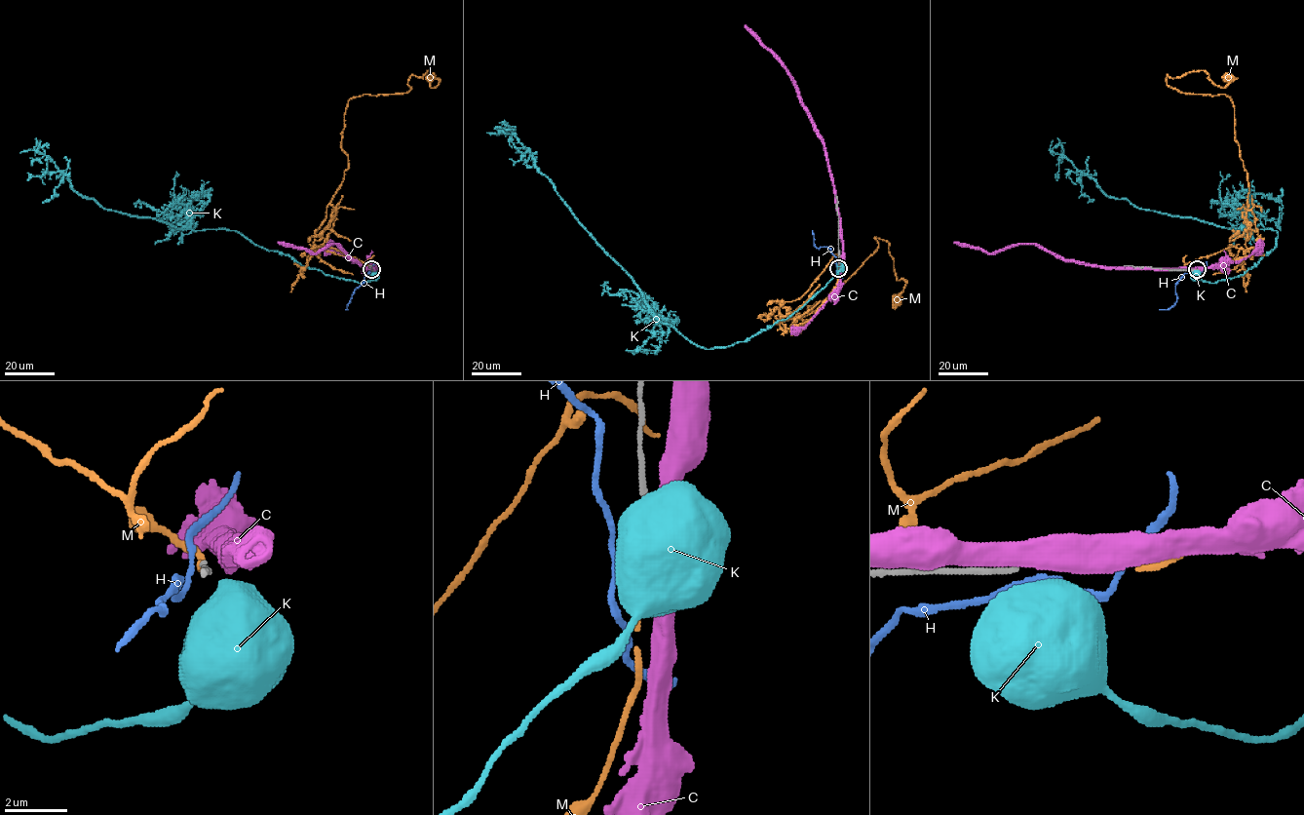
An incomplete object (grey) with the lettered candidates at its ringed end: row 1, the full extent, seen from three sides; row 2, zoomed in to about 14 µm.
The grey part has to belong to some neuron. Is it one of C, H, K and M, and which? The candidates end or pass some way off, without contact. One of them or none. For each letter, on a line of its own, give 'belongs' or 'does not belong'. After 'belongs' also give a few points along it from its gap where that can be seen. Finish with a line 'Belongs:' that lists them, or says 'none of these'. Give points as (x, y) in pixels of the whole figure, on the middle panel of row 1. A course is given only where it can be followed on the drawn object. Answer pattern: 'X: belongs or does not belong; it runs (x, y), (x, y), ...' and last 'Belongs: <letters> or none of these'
C: does not belong
H: does not belong
K: does not belong
M: belongs
Belongs: M

